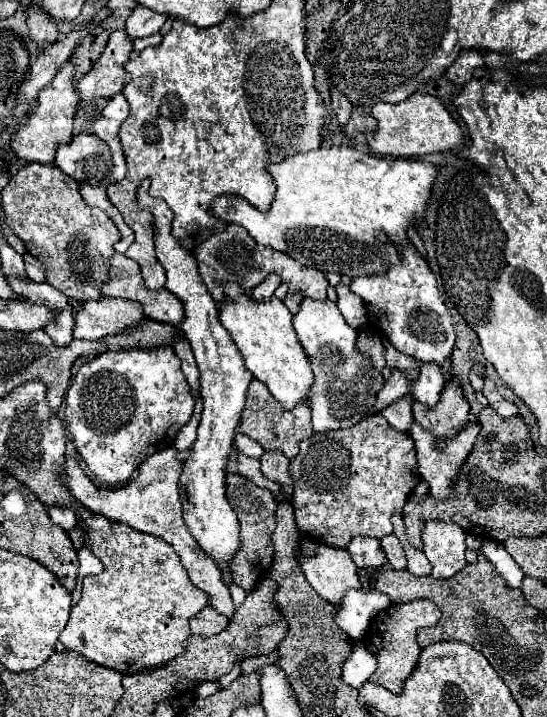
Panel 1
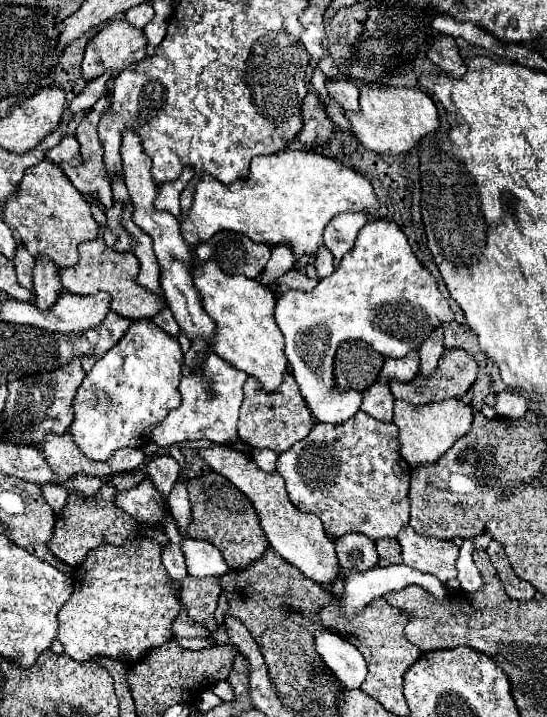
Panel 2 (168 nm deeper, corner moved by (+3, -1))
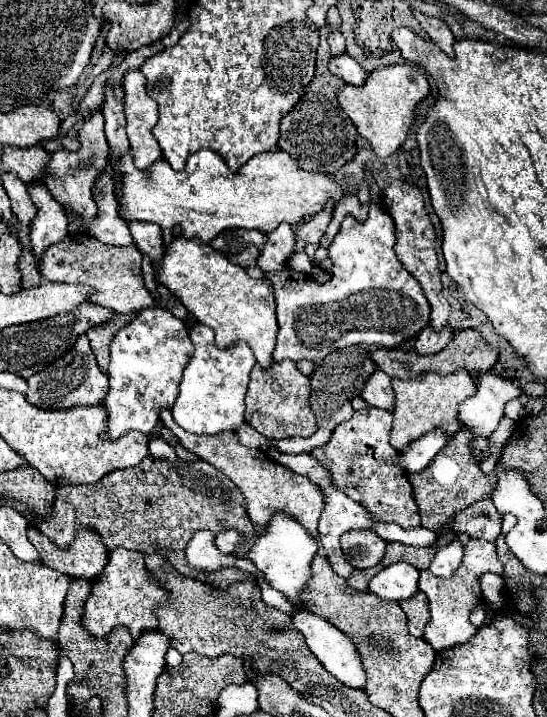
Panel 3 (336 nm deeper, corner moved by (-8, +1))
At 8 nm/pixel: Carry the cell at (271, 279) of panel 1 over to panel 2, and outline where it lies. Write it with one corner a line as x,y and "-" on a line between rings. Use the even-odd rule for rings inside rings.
274,246
272,258
268,260
264,272
258,276
258,282
262,286
270,286
280,276
284,276
288,270
292,270
292,266
294,266
294,256
292,256
290,248
286,248
286,246

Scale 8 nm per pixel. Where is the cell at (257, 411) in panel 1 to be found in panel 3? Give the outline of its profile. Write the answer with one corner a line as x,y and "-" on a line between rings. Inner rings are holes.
283,360
271,364
271,368
261,368
259,364
255,364
249,380
249,390
245,396
245,422
269,440
313,436
317,432
317,424
309,406
309,394
309,378
297,370
295,362

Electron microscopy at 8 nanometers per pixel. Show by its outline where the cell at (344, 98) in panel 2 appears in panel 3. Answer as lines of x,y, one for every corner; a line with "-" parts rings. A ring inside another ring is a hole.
349,54
333,56
333,58
329,60
329,70
331,70
331,74
339,76
341,80
345,80
347,84
353,84
353,86
363,84
365,78
367,78
365,70
363,70

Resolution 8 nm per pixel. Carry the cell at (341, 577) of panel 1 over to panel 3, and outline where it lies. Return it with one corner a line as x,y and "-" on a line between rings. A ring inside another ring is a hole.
163,408
163,412
159,416
161,416
163,426
169,428
179,438
179,444
185,450
189,450
195,456
199,456
201,460
209,462
219,472
223,472
227,478
231,478
231,482
235,482
235,486
245,496
247,516
251,518
251,522
255,526
261,526
261,528
267,526
271,516
277,510
283,510
283,512
289,512
291,516
295,516
295,520
299,520
311,536
317,536
317,520
319,520
319,514
323,510
323,494
319,492
319,488
315,488
315,484
311,484
307,478
283,468
281,464
273,462
265,452
245,448
239,442
237,432
219,432
219,436
191,434
173,422
171,410

